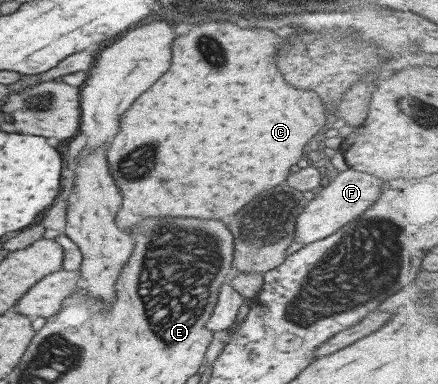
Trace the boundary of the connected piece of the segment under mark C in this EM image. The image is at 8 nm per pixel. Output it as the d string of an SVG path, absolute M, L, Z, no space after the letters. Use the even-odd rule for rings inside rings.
M204 23L194 25L186 35L176 37L172 43L172 59L168 71L150 87L146 93L138 95L138 99L130 105L130 109L120 119L120 131L112 139L112 143L105 149L106 163L114 185L120 189L122 195L122 209L116 211L115 223L119 230L134 231L136 223L146 217L194 217L194 219L222 219L226 215L234 215L236 209L250 203L262 191L282 183L290 167L302 157L304 145L316 136L319 136L321 127L326 123L327 114L324 103L318 101L318 95L312 91L294 91L290 85L282 85L282 77L276 71L274 53L282 45L278 37L264 29L240 29L232 23Z

